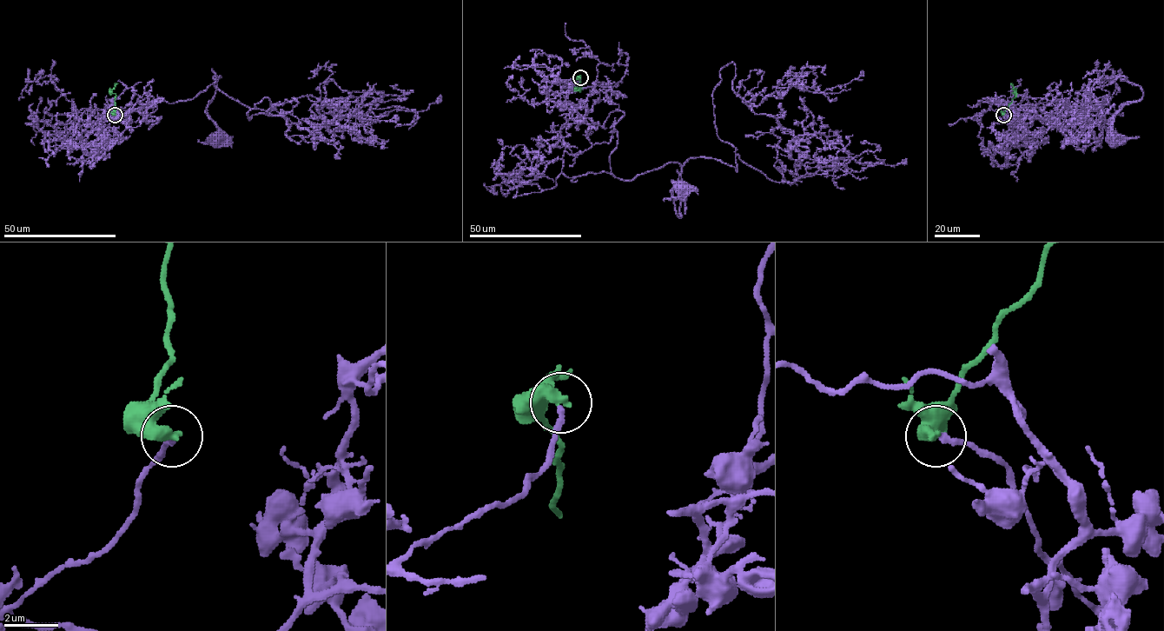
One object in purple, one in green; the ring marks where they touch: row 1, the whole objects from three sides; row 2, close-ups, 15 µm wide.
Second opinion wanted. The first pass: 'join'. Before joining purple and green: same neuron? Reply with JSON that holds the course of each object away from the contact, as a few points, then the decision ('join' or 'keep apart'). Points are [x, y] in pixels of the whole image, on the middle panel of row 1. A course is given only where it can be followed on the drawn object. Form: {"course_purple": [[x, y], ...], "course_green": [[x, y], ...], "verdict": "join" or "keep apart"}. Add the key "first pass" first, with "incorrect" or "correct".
{"first pass": "correct", "course_purple": [[580, 78], [566, 91], [600, 83], [624, 114], [611, 173], [632, 180], [677, 162], [679, 216], [683, 187]], "course_green": [[580, 77], [580, 90], [578, 90], [583, 86]], "verdict": "join"}

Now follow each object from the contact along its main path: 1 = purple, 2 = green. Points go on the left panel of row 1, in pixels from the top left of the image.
1: (115, 115), (102, 129), (118, 135), (152, 96), (148, 129), (154, 100), (194, 99), (215, 75), (218, 141)
2: (115, 115), (115, 94), (112, 89), (117, 83)

